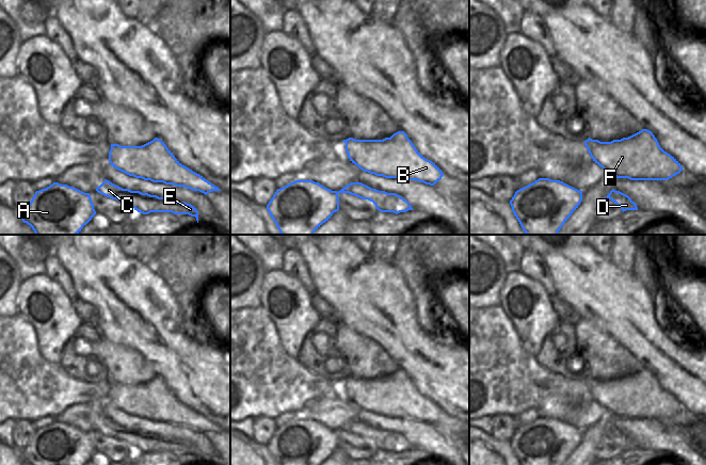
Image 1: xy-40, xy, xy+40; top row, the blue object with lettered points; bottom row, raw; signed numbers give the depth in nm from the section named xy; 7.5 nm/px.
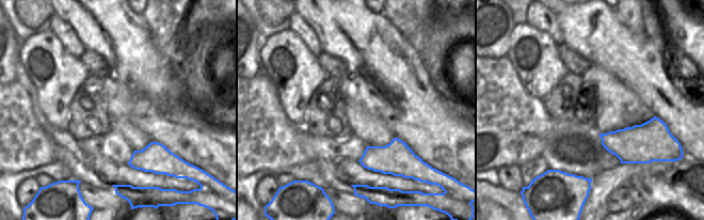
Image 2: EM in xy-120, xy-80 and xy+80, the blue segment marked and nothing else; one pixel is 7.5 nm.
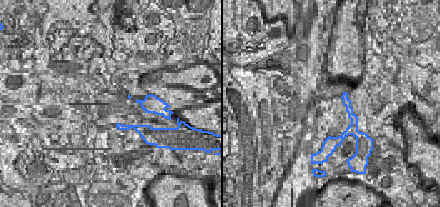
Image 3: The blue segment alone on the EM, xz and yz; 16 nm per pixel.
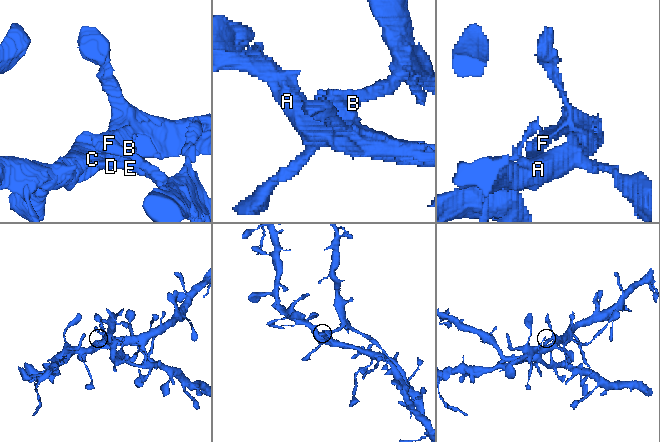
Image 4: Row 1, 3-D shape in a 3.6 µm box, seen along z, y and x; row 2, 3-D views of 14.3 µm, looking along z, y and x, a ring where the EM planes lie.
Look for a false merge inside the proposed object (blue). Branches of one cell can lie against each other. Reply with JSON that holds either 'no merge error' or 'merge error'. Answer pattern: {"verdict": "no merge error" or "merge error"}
{"verdict": "merge error"}

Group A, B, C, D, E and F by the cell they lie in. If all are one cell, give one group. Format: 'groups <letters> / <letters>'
groups A / B C D E F

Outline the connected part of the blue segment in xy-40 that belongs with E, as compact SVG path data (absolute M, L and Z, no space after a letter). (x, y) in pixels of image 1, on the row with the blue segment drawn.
M107 179L96 188L96 191L107 197L123 202L143 214L148 214L150 212L189 214L195 217L198 223L198 211L194 206L184 202L176 202L157 195L142 193L140 191L123 189Z

